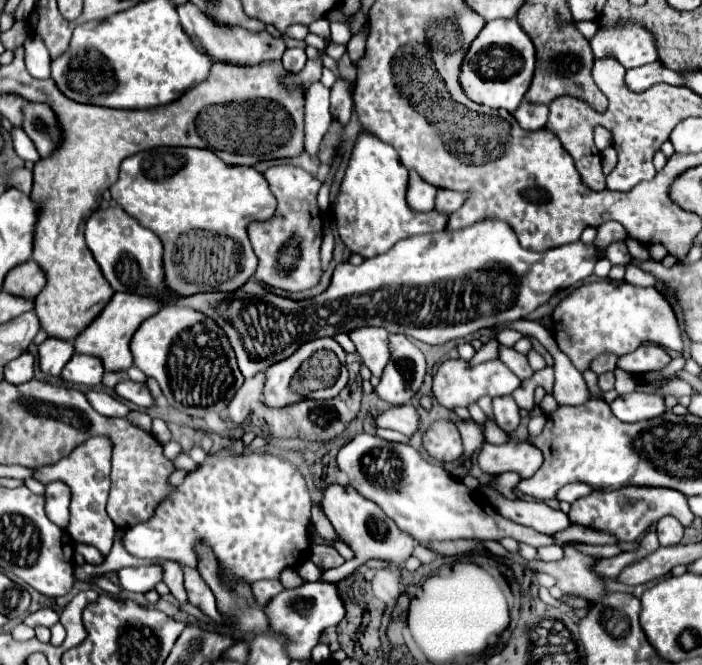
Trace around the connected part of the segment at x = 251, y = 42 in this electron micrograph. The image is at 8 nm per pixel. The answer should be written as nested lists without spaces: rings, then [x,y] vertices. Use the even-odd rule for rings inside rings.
[[[192,2],[178,6],[178,14],[180,14],[180,22],[184,32],[190,36],[190,40],[194,42],[194,46],[208,54],[212,58],[212,62],[228,62],[234,66],[256,66],[262,62],[272,62],[272,60],[280,60],[286,44],[282,38],[272,38],[266,30],[260,34],[252,34],[244,28],[228,28],[228,26],[216,26],[206,14],[202,14]]]

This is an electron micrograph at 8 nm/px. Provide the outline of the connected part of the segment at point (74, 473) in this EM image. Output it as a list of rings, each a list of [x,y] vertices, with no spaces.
[[[92,436],[84,444],[80,444],[76,450],[72,450],[70,456],[62,458],[58,464],[36,468],[36,478],[40,482],[64,482],[70,488],[72,500],[70,500],[70,524],[68,534],[72,540],[88,544],[98,548],[108,548],[114,538],[114,522],[106,514],[106,500],[110,490],[110,454],[112,454],[112,442],[104,436]]]

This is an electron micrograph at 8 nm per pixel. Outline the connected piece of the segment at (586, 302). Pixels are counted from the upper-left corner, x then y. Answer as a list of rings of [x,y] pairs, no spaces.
[[[612,280],[584,284],[560,302],[554,310],[554,322],[554,338],[558,346],[580,372],[588,370],[590,362],[602,352],[624,356],[644,342],[660,344],[674,352],[680,352],[684,346],[672,306],[654,286],[642,288]]]

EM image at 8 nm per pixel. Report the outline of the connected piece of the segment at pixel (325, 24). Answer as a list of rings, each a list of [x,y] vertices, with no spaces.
[[[327,18],[314,21],[309,25],[310,32],[323,36],[328,45],[330,43],[330,33],[327,34],[326,29],[330,29],[330,22]]]

